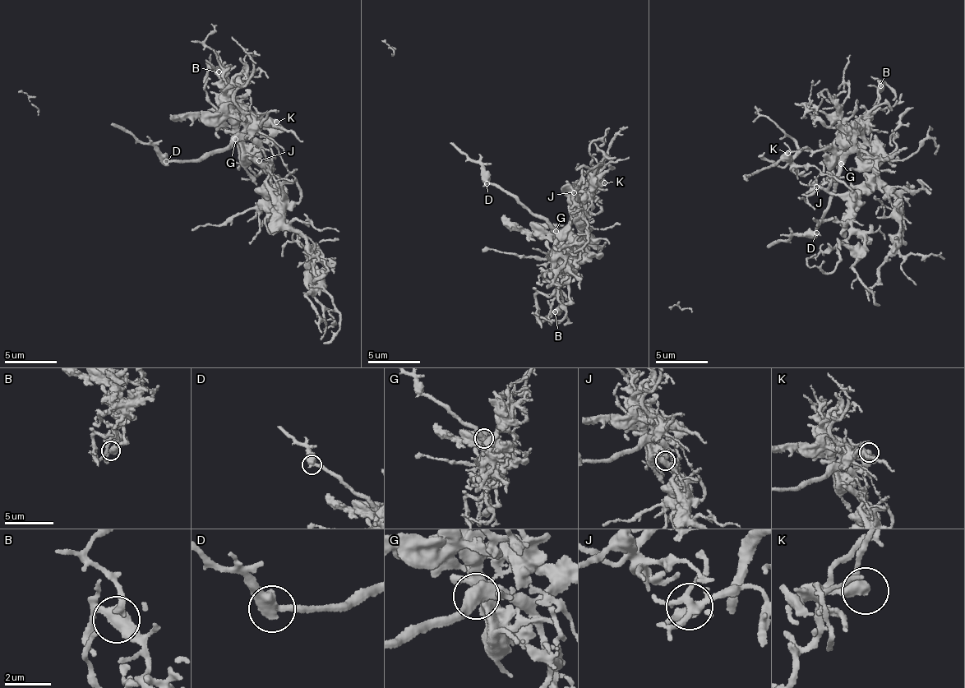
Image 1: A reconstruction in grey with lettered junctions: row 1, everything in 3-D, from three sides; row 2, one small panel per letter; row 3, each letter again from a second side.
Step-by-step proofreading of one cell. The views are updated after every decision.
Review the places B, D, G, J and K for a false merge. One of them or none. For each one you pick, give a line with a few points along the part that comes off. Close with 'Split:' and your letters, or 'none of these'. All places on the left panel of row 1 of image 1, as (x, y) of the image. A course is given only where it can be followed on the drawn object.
D: Course of the part to remove: (167, 160), (159, 152), (111, 125), (39, 109), (20, 90)
Split: D

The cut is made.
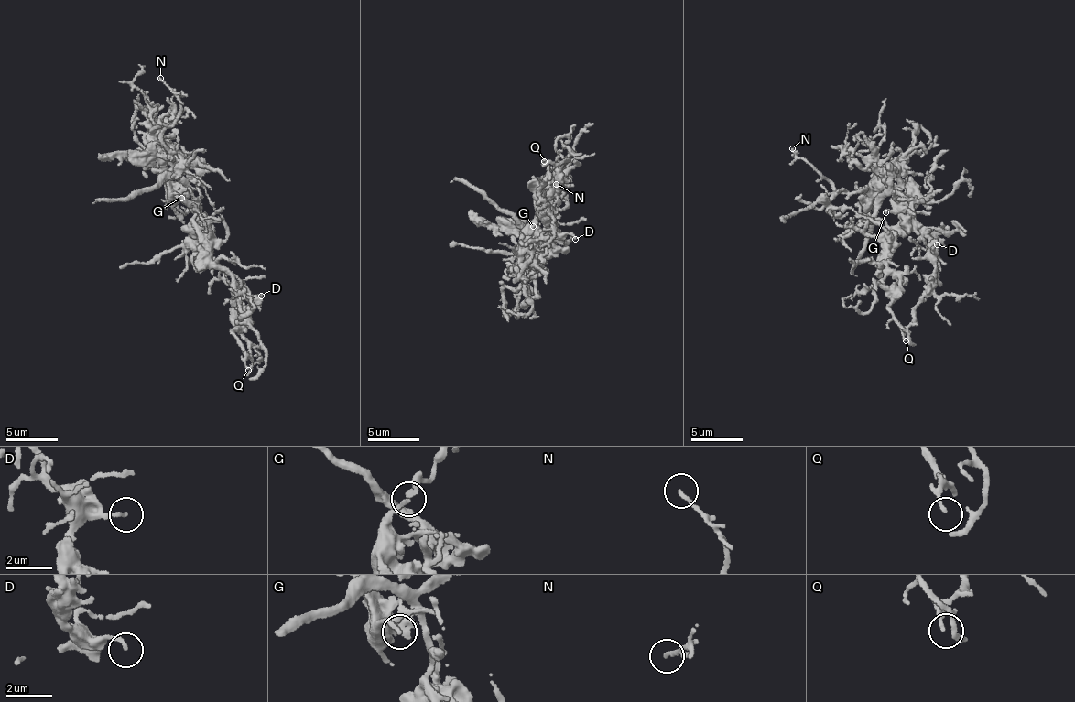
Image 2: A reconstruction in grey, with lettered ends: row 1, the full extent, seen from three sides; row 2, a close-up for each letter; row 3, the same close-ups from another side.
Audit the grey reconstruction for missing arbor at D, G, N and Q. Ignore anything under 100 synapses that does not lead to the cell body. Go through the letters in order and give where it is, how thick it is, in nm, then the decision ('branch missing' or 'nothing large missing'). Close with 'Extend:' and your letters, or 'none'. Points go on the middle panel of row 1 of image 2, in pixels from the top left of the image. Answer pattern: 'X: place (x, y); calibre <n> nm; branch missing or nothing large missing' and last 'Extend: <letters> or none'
D: place (575, 239); calibre 160 nm; nothing large missing
G: place (533, 226); calibre 150 nm; nothing large missing
N: place (556, 184); calibre 150 nm; nothing large missing
Q: place (544, 161); calibre 80 nm; nothing large missing
Extend: none

